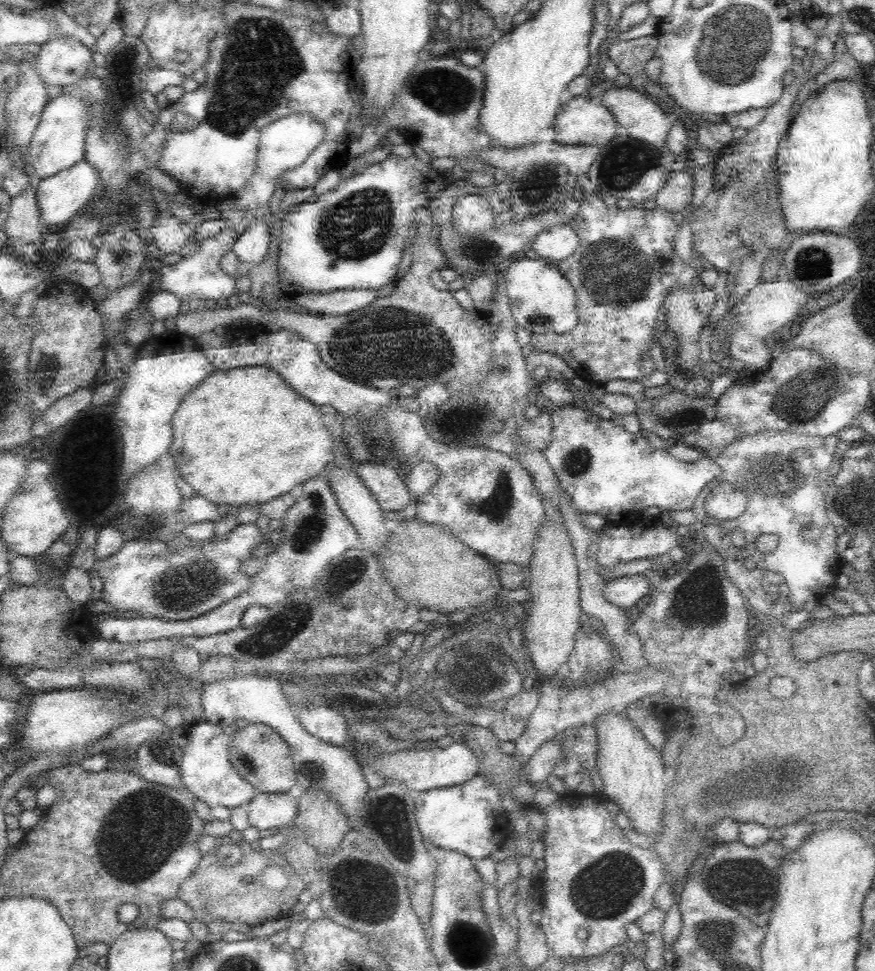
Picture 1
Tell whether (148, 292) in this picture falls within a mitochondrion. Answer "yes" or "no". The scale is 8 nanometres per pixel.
no

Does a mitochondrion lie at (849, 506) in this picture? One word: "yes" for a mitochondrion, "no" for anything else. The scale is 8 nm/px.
yes

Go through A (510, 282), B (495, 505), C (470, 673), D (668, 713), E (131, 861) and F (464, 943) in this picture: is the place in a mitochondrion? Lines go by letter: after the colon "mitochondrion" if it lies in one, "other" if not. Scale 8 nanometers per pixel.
A: other
B: mitochondrion
C: mitochondrion
D: other
E: mitochondrion
F: mitochondrion

